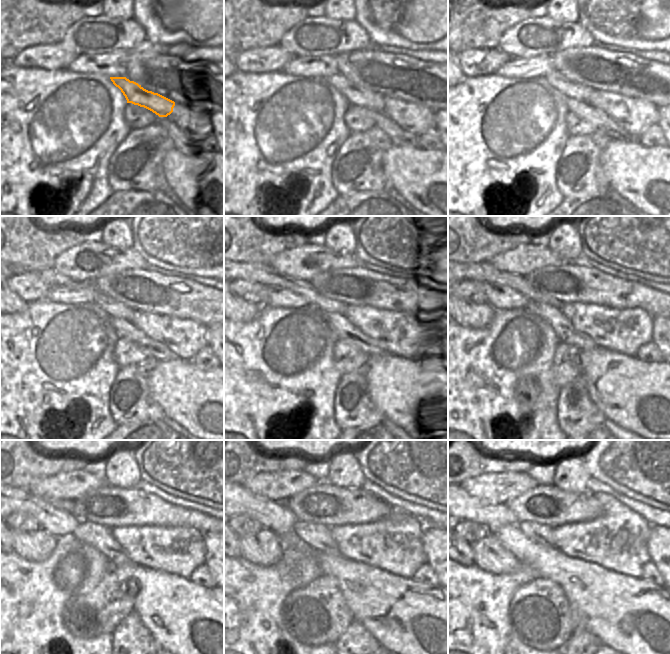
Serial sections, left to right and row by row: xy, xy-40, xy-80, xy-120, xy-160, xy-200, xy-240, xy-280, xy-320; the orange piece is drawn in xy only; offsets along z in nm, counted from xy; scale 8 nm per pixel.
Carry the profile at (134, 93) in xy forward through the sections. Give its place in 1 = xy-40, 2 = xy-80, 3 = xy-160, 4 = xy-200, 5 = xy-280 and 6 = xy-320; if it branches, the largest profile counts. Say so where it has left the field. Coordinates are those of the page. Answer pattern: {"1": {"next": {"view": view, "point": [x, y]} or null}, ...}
{"1": {"next": {"view": "xy-40", "point": [355, 95]}}, "2": {"next": {"view": "xy-80", "point": [558, 81]}}, "3": {"next": {"view": "xy-160", "point": [266, 275]}}, "4": {"next": {"view": "xy-200", "point": [493, 280]}}, "5": {"next": {"view": "xy-280", "point": [244, 502]}}, "6": {"next": {"view": "xy-320", "point": [470, 508]}}}

